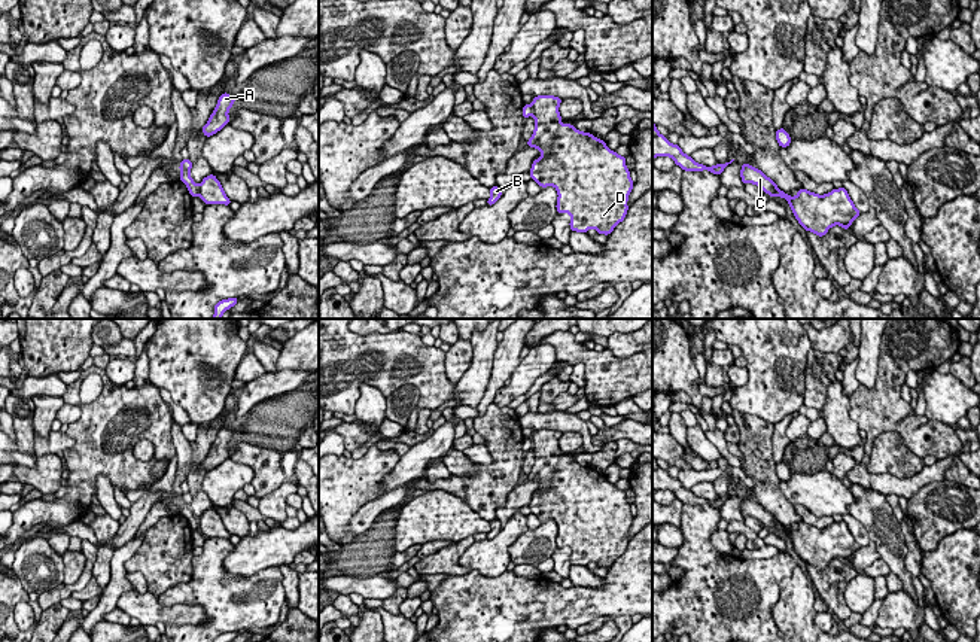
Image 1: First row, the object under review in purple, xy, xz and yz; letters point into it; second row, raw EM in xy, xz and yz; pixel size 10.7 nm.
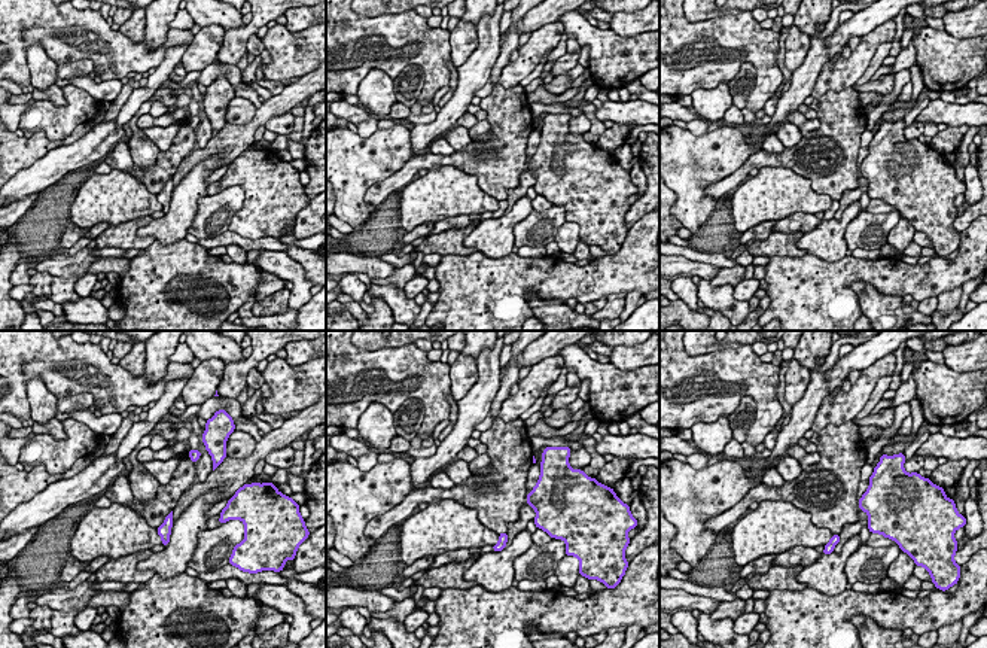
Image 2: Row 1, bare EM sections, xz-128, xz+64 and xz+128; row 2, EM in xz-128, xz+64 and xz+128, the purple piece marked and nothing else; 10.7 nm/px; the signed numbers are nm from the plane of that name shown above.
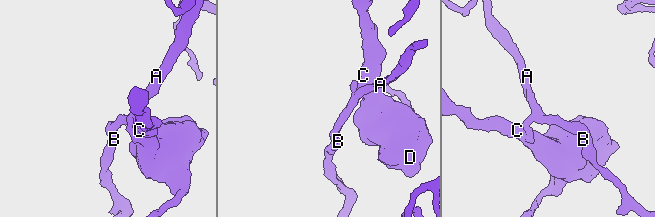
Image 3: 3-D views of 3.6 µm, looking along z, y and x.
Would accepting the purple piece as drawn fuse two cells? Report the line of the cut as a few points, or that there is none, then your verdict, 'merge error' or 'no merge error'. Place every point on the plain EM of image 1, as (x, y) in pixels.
cut in xy along (197, 519), (198, 528); merge error

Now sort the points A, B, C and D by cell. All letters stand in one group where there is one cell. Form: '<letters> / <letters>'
A B / C D

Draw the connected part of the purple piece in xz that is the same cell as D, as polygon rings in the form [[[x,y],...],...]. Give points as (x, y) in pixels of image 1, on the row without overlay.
[[[536,429],[532,436],[535,463],[527,477],[536,481],[542,490],[535,493],[530,511],[541,521],[557,523],[557,547],[570,548],[570,565],[587,566],[594,562],[597,568],[609,569],[624,554],[629,539],[627,533],[633,523],[626,490],[611,484],[606,477],[590,466],[582,466],[570,457],[561,457],[559,447],[560,430]]]

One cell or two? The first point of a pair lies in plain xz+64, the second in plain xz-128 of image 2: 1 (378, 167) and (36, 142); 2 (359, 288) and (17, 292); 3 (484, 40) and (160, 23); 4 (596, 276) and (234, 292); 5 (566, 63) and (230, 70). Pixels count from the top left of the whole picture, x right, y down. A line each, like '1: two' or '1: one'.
1: one
2: two
3: one
4: one
5: one

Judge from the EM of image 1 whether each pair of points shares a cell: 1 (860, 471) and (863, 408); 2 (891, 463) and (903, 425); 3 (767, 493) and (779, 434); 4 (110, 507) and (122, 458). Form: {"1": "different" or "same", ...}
{"1": "different", "2": "different", "3": "different", "4": "different"}

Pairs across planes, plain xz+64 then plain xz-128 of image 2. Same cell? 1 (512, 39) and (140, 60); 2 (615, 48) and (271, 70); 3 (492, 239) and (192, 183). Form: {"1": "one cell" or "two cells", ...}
{"1": "two cells", "2": "one cell", "3": "one cell"}

